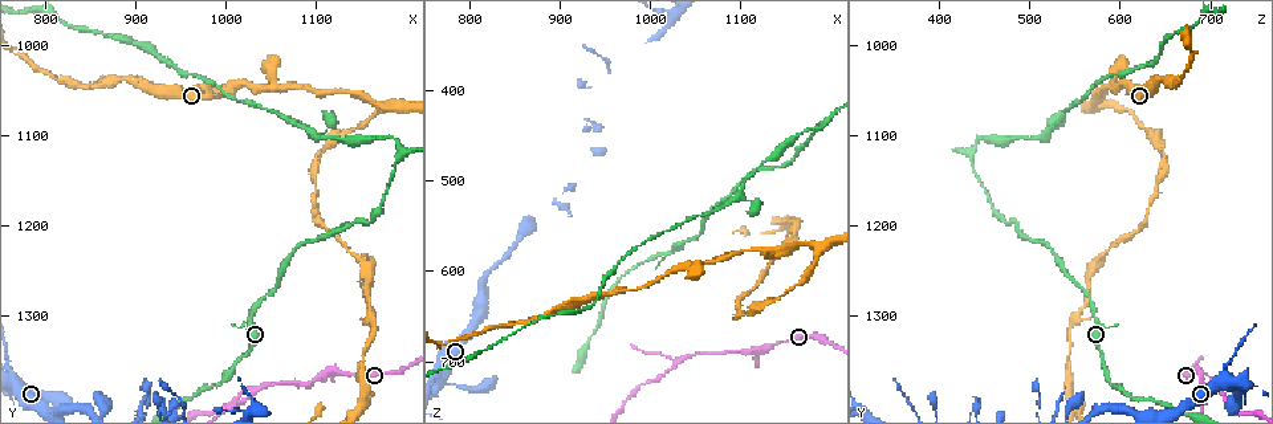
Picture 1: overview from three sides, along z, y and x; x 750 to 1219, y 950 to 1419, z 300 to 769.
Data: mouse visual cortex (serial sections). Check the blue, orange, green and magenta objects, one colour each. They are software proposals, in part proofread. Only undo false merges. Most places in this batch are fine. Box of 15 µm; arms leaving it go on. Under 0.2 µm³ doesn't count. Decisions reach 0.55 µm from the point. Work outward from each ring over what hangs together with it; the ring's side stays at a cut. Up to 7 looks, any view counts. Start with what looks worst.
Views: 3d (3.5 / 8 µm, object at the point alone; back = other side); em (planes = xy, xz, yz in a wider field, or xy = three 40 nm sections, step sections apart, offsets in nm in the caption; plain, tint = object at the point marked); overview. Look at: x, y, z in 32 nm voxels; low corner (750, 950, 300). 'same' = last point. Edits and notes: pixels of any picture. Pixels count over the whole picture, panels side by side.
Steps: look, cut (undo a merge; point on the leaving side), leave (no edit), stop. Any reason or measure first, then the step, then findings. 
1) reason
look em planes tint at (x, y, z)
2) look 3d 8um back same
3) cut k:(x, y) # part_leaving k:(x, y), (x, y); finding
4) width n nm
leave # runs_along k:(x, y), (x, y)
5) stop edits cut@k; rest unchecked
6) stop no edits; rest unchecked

look 3d 8um at (1030, 1385, 700)

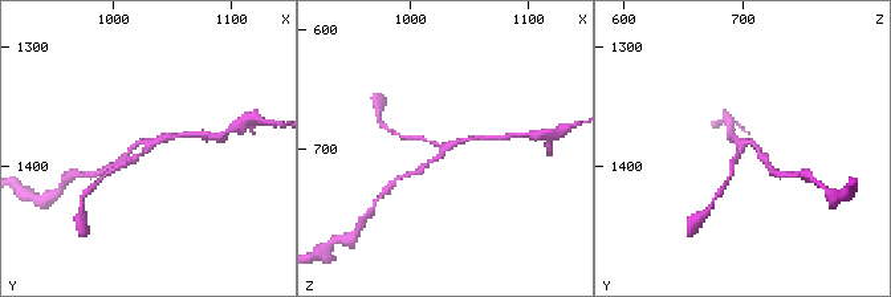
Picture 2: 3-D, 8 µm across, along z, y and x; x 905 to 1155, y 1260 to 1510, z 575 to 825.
arms 3; arm_widths 150, 150, 150 nm
look em planes tint at (1032, 1382, 698)

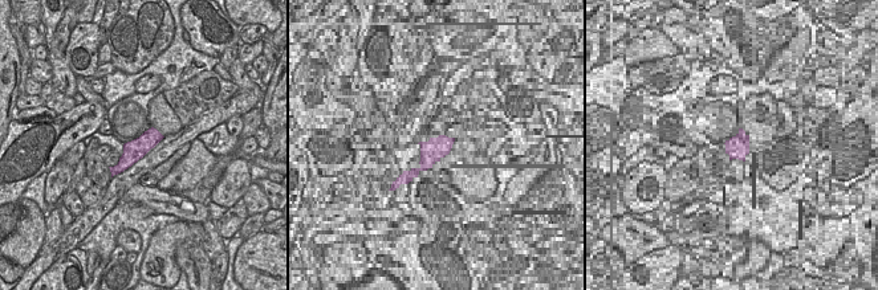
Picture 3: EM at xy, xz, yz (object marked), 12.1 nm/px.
leave # runs_along 3:(158, 137), (151, 137), (114, 171); continuous, no second cell

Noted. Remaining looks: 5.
branch point
look 3d 8um back at (1190, 1065, 575)

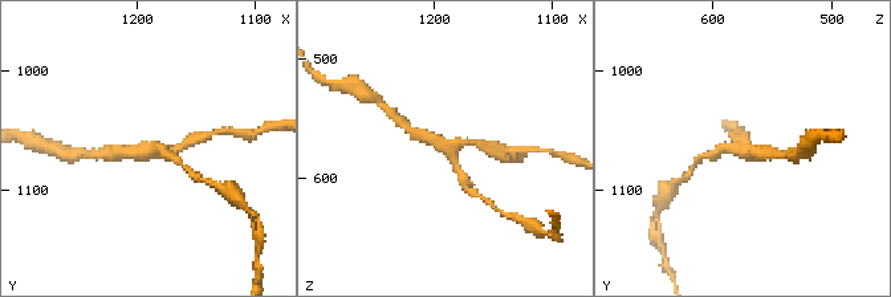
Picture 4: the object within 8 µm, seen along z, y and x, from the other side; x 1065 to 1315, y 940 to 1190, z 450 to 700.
closer look
look 3d 3.5um at (1186, 1070, 574)

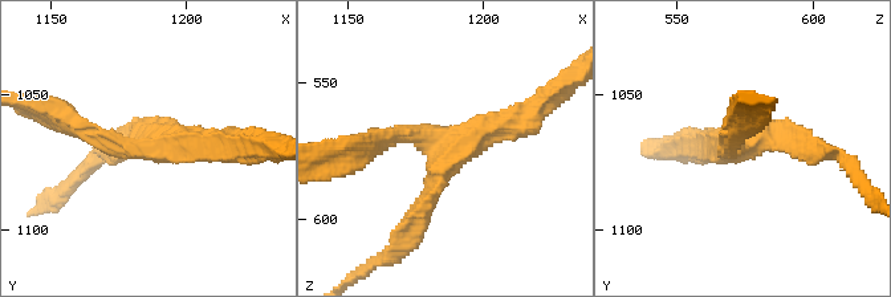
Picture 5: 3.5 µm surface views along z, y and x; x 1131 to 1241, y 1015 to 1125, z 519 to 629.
arms 3; arm_widths 150, 200, 300 nm
look em xy step 1 tint at (1187, 1069, 573)

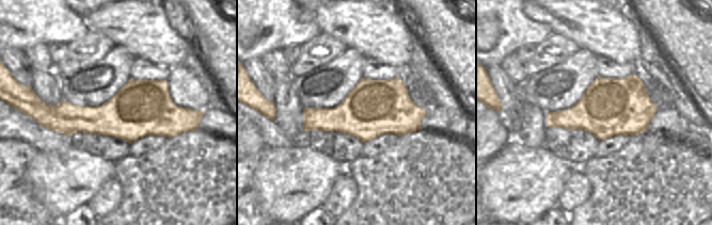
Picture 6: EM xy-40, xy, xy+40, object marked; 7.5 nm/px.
leave # runs_along 5:(371, 142), (448, 146), (415, 216); continuous, no second cell

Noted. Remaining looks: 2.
branch point
look 3d 3.5um back at (1190, 1125, 435)

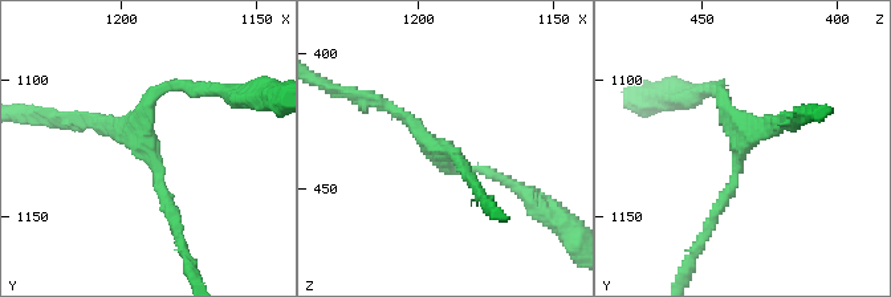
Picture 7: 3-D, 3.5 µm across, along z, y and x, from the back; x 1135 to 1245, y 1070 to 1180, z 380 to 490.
arms 3; arm_widths 150, 150, 150 nm
look em xy step 2 tint at (1191, 1123, 436)

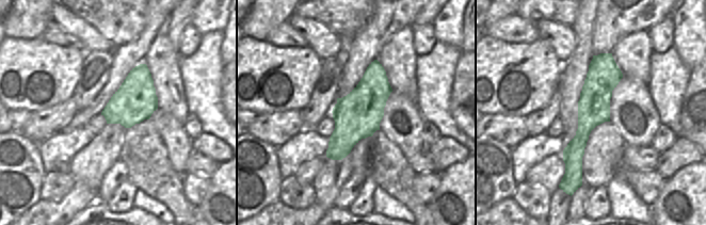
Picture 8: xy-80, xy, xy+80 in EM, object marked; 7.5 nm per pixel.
width 360 nm
leave # runs_along 8:(609, 55), (575, 148), (576, 178); all the same cell

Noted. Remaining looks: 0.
stop no edits; rest unchecked

